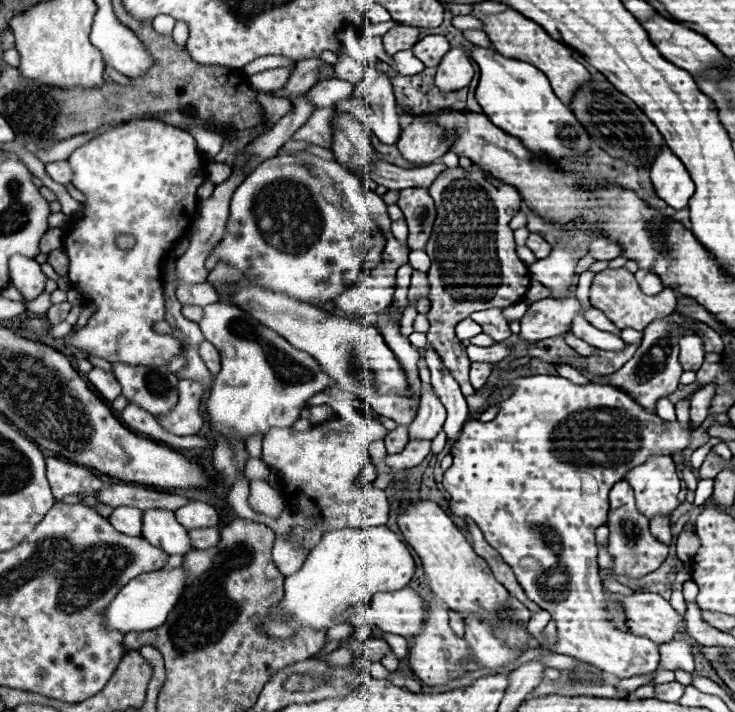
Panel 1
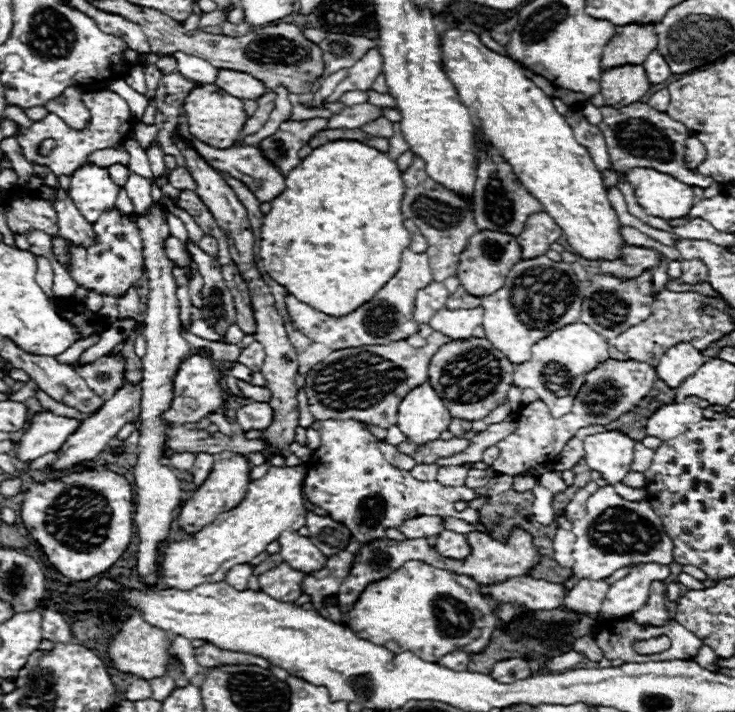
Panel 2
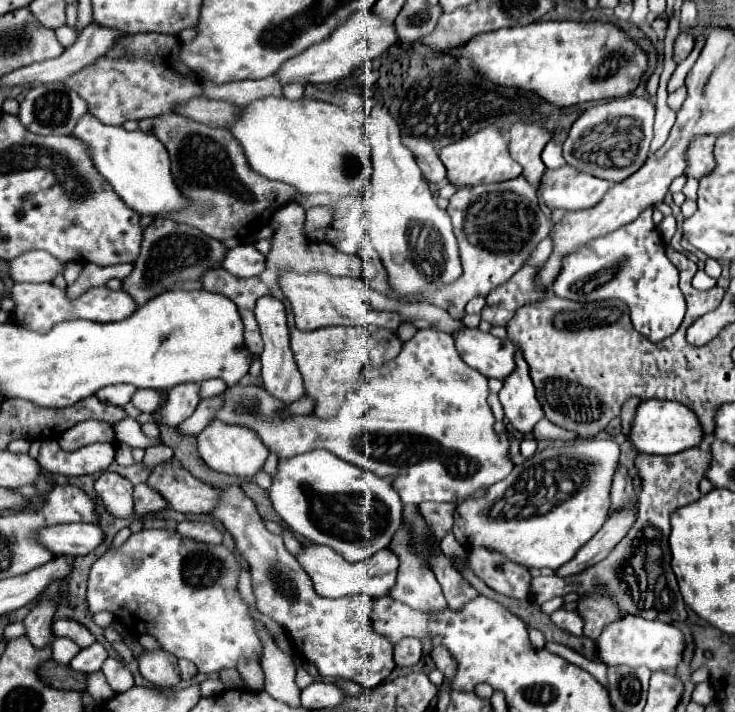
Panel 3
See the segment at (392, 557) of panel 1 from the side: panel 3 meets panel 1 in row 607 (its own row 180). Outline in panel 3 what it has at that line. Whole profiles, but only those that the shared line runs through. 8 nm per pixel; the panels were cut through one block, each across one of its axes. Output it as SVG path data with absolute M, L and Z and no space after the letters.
M266 96L248 106L242 112L240 122L236 122L230 128L230 132L242 144L252 170L270 180L286 182L294 186L300 194L330 194L332 198L342 198L342 196L362 196L368 190L368 182L360 176L360 170L368 166L370 160L370 150L366 154L366 148L370 146L366 144L364 124L334 104L308 98L294 102L288 98Z

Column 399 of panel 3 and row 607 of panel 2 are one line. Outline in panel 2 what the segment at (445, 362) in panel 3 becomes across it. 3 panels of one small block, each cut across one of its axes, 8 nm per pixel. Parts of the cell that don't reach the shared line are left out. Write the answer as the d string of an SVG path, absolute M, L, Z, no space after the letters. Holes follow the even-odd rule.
M410 560L400 570L370 584L366 592L362 592L354 610L346 616L346 626L360 638L386 646L388 650L410 650L426 658L426 662L438 662L450 650L482 652L496 626L492 614L496 604L500 602L480 594L480 584L472 578ZM474 610L484 612L484 616L474 616Z

